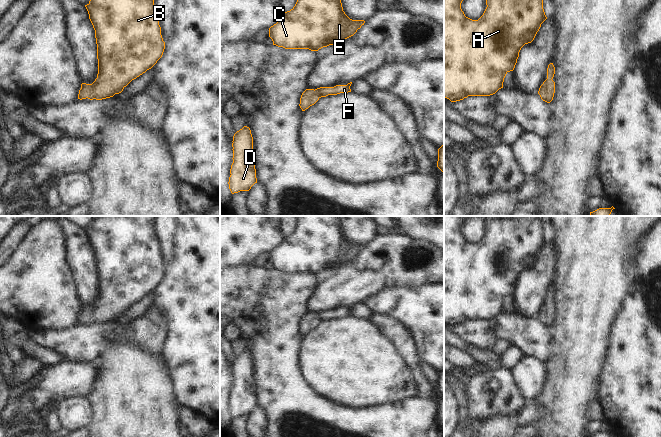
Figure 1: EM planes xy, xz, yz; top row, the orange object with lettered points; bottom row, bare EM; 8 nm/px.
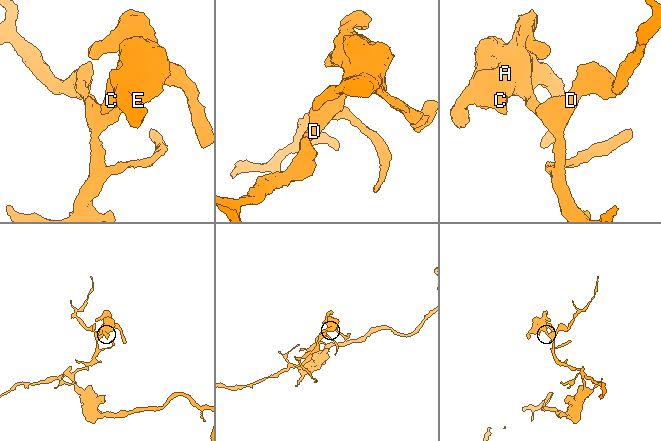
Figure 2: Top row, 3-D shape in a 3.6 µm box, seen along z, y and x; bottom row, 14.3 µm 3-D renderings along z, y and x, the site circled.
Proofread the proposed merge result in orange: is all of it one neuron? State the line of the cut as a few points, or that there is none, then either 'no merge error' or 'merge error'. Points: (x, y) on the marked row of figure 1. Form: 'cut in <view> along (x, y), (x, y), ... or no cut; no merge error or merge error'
no cut; no merge error

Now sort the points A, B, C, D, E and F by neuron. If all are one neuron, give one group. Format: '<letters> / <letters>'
A B C D E F

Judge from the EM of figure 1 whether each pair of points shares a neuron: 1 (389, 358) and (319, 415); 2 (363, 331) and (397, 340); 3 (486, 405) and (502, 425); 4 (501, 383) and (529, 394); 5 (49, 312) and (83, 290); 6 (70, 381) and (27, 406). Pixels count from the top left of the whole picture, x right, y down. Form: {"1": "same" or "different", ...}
{"1": "different", "2": "different", "3": "different", "4": "different", "5": "different", "6": "same"}

